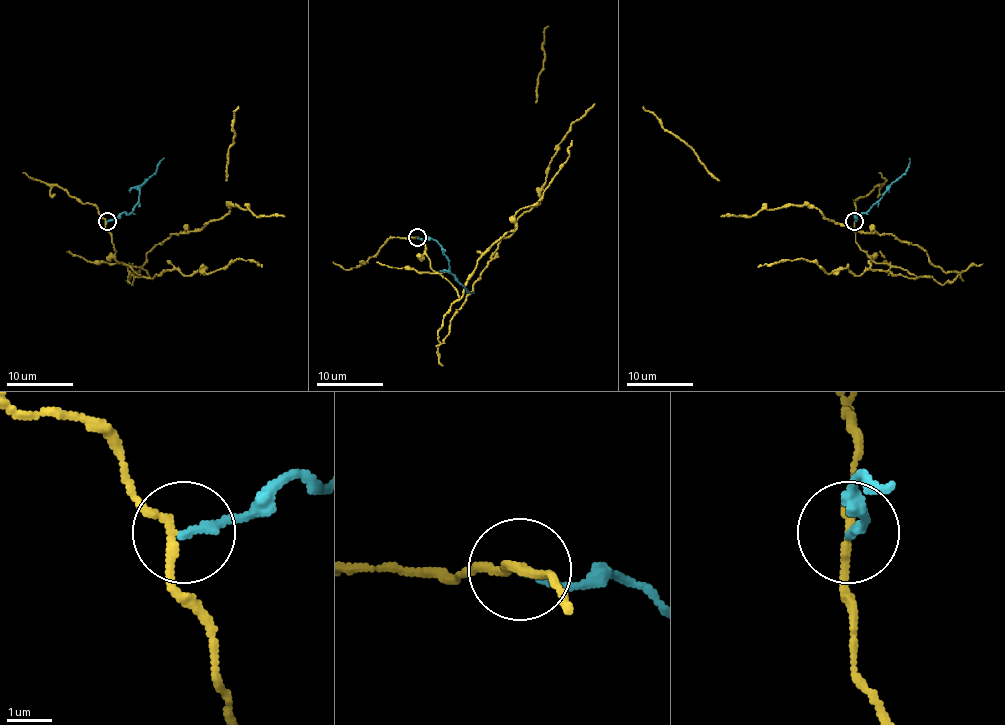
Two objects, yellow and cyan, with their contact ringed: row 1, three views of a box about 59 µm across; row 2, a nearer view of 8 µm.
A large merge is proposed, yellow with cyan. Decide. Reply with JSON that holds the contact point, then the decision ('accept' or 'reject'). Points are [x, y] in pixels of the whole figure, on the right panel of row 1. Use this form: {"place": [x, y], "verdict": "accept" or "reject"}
{"place": [854, 221], "verdict": "reject"}

